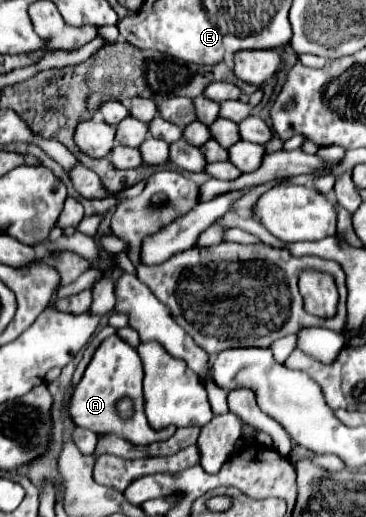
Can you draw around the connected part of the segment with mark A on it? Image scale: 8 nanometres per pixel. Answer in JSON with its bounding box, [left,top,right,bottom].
[69,334,177,444]

